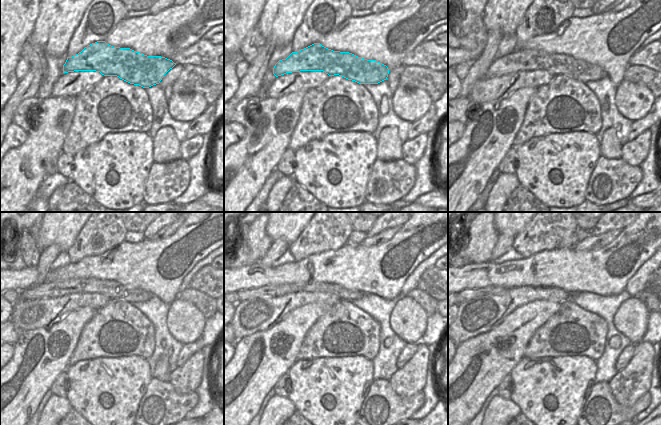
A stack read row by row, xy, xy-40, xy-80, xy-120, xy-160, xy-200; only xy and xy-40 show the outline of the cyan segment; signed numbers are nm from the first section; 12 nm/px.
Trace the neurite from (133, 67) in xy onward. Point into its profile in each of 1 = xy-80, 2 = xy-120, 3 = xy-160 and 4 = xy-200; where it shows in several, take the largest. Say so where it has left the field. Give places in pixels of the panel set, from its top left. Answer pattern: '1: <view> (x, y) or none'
1: xy-80 (521, 59)
2: xy-120 (114, 290)
3: xy-160 (313, 286)
4: xy-200 (468, 294)

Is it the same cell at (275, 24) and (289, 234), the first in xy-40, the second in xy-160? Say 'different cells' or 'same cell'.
same cell

